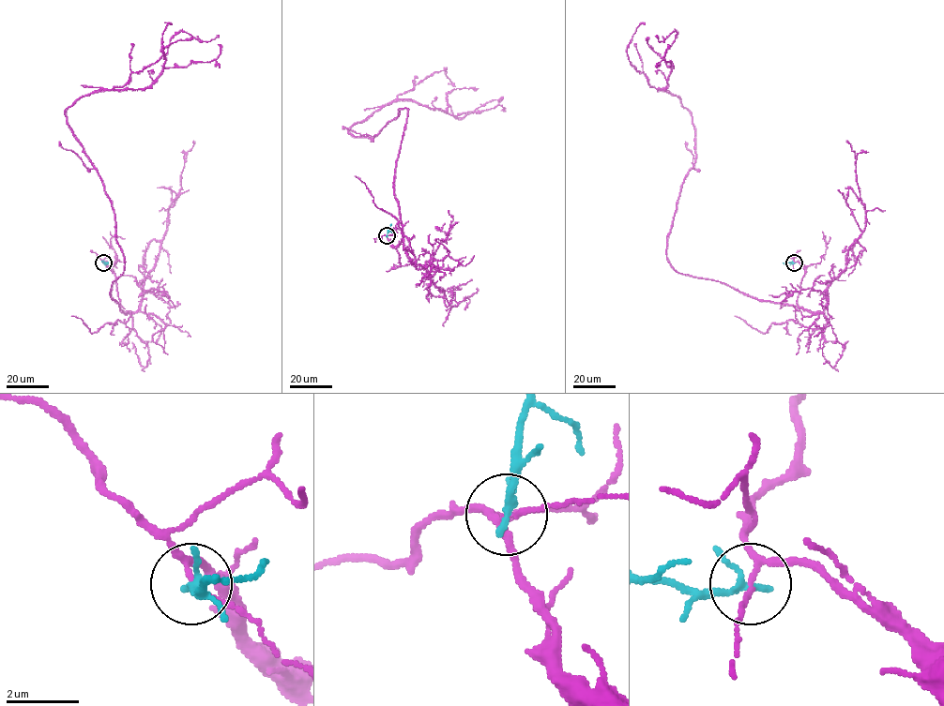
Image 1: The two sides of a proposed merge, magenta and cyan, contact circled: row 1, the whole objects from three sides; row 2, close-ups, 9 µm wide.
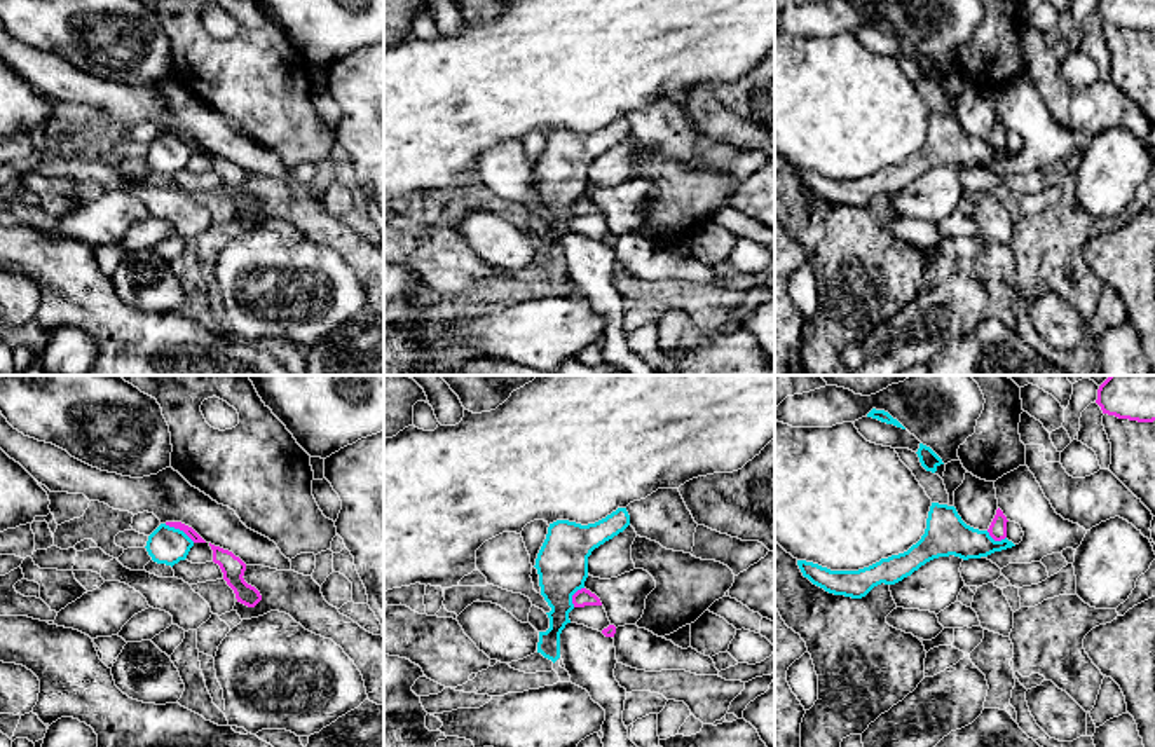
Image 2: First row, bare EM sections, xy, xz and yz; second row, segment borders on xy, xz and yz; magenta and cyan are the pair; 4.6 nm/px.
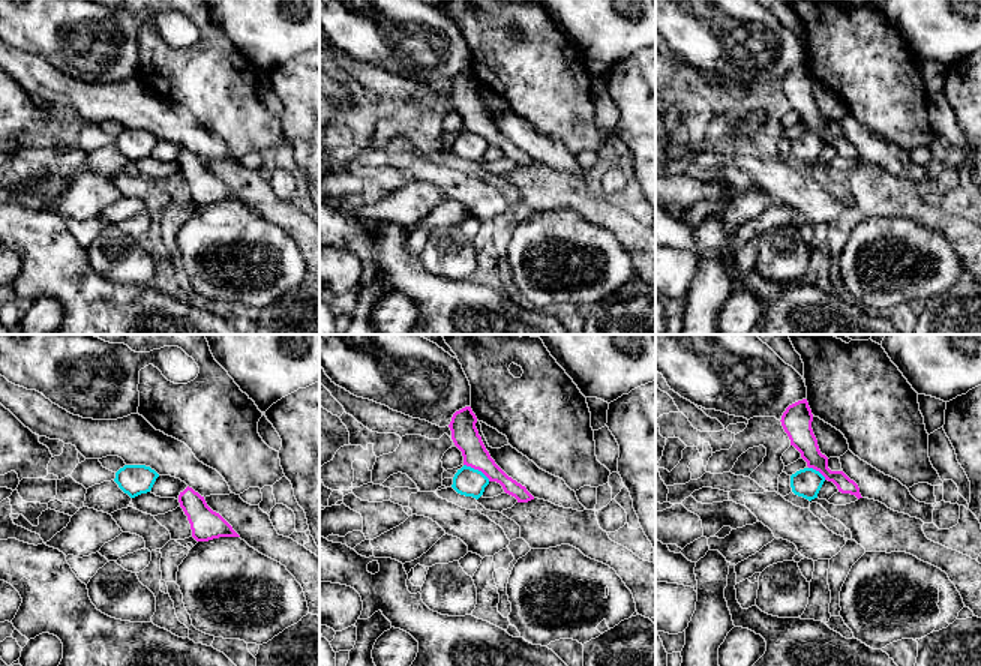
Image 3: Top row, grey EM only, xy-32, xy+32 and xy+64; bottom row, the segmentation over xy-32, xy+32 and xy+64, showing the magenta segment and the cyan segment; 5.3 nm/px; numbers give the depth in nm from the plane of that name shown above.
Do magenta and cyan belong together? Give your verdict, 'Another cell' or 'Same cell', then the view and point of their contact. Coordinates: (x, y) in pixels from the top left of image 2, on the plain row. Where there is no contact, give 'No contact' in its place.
Another cell. Touches magenta at xy (180, 138)

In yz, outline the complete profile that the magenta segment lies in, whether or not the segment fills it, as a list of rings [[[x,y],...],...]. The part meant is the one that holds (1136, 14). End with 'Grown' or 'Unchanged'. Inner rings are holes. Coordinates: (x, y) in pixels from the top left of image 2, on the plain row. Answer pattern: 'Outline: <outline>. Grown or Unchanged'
Outline: [[[1097,0],[1103,23],[1138,31],[1155,30],[1155,0]]]. Unchanged

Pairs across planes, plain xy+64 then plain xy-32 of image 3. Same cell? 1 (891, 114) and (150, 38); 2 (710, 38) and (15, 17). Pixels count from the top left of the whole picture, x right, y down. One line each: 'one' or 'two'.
1: one
2: one

